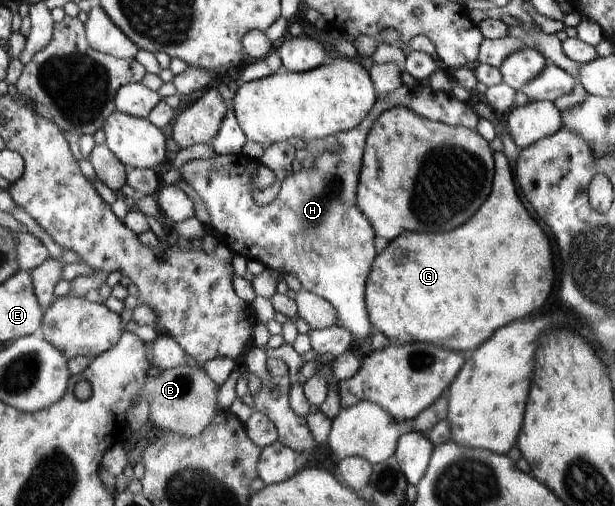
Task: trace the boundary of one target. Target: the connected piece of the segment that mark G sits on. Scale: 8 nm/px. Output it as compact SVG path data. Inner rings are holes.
M494 153L494 178L492 181L492 190L485 204L479 208L479 212L461 228L455 228L451 232L441 232L441 234L403 234L395 238L373 262L373 268L367 278L365 286L366 310L372 327L379 330L394 345L402 346L410 343L421 342L436 345L443 349L451 348L457 352L465 353L465 350L471 350L479 344L483 344L491 334L499 328L505 326L513 320L521 320L533 312L537 312L551 296L553 292L553 254L551 254L551 242L545 234L545 230L533 220L533 216L525 210L517 194L515 173L513 164L504 156L503 153Z

